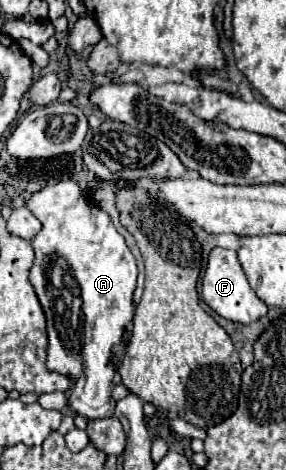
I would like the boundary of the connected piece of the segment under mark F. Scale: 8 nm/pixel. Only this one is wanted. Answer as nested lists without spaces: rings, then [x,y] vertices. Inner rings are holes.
[[[215,246],[209,252],[205,276],[201,282],[201,298],[219,316],[223,316],[231,322],[237,322],[237,324],[251,324],[267,314],[267,306],[263,304],[263,300],[253,292],[253,288],[247,282],[247,276],[237,260],[237,252],[219,248],[219,246]]]

